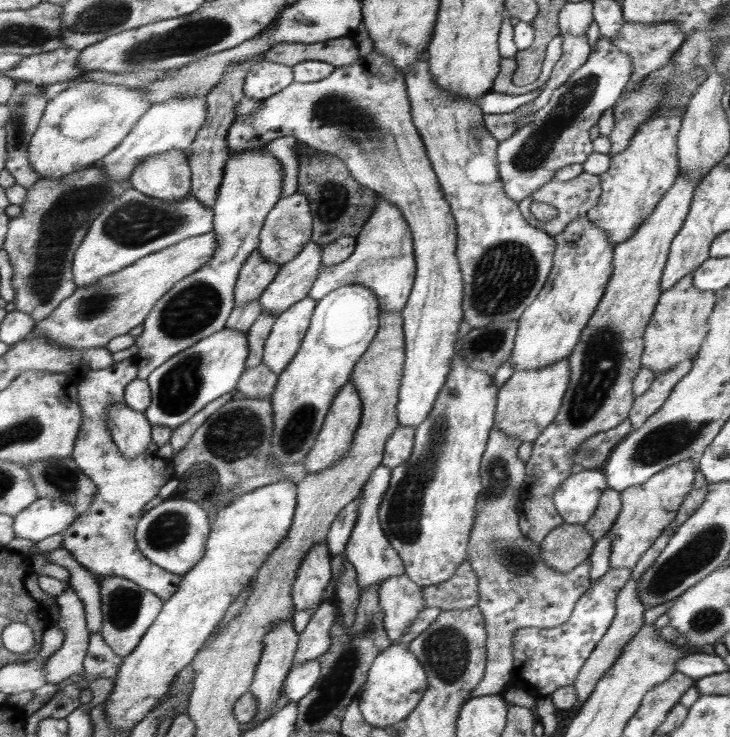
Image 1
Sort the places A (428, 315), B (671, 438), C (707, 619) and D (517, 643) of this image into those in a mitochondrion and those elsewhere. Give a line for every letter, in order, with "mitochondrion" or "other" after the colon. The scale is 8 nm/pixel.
A: other
B: mitochondrion
C: mitochondrion
D: other

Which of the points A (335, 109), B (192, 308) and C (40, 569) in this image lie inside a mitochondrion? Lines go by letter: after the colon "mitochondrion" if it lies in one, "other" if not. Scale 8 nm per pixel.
A: mitochondrion
B: mitochondrion
C: other

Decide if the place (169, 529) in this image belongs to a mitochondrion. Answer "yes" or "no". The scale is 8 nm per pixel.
yes

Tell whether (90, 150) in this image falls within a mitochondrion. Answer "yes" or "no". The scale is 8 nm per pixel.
no

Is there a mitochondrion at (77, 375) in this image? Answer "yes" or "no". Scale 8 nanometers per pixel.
no

